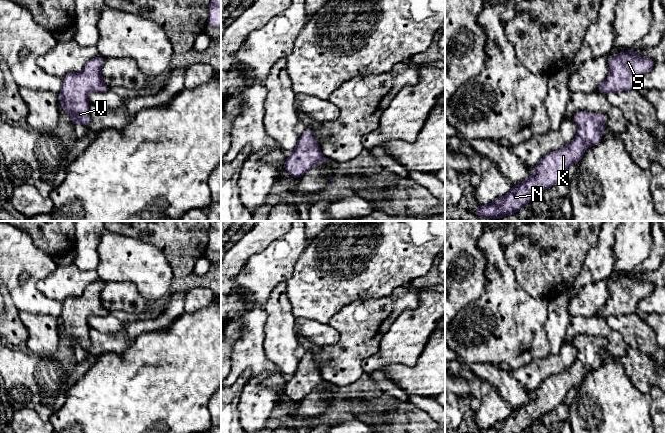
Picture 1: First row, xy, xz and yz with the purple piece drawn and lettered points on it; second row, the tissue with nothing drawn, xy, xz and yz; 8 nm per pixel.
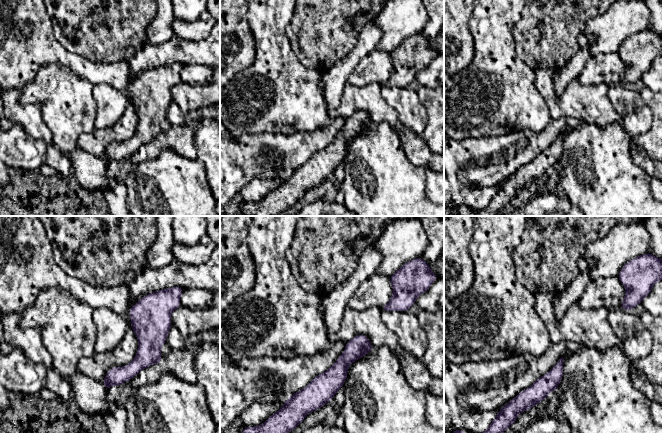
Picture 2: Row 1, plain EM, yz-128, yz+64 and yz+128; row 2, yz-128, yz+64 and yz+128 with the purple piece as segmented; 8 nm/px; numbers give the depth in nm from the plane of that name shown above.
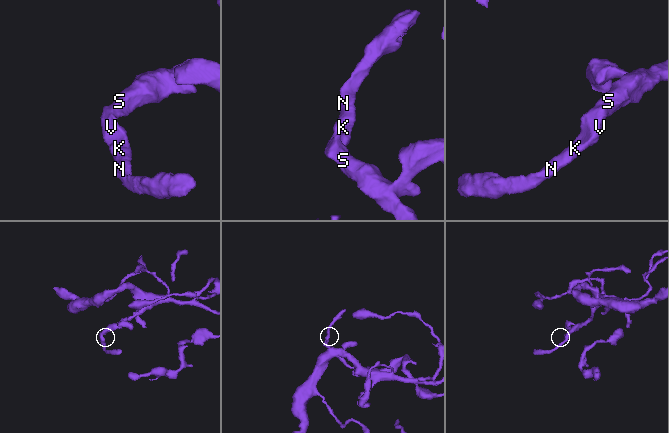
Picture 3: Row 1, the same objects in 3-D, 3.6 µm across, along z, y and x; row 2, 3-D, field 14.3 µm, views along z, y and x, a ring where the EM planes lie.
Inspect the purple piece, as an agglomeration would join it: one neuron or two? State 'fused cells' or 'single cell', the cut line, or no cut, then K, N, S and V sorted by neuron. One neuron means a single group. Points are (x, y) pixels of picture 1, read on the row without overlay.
single cell; cut none; groups K N S V

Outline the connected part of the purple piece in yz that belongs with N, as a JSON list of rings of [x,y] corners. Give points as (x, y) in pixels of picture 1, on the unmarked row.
[[[578,335],[573,344],[577,349],[577,359],[571,367],[544,380],[528,403],[513,409],[505,420],[487,429],[478,429],[476,433],[521,433],[563,402],[568,391],[579,386],[588,371],[600,366],[606,340],[603,337]]]

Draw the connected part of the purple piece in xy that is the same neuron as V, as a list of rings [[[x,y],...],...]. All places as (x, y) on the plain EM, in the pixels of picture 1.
[[[99,279],[89,284],[80,296],[70,296],[63,302],[60,327],[70,338],[73,351],[77,347],[87,351],[90,347],[88,318],[110,313],[100,297],[103,286],[104,281]]]

